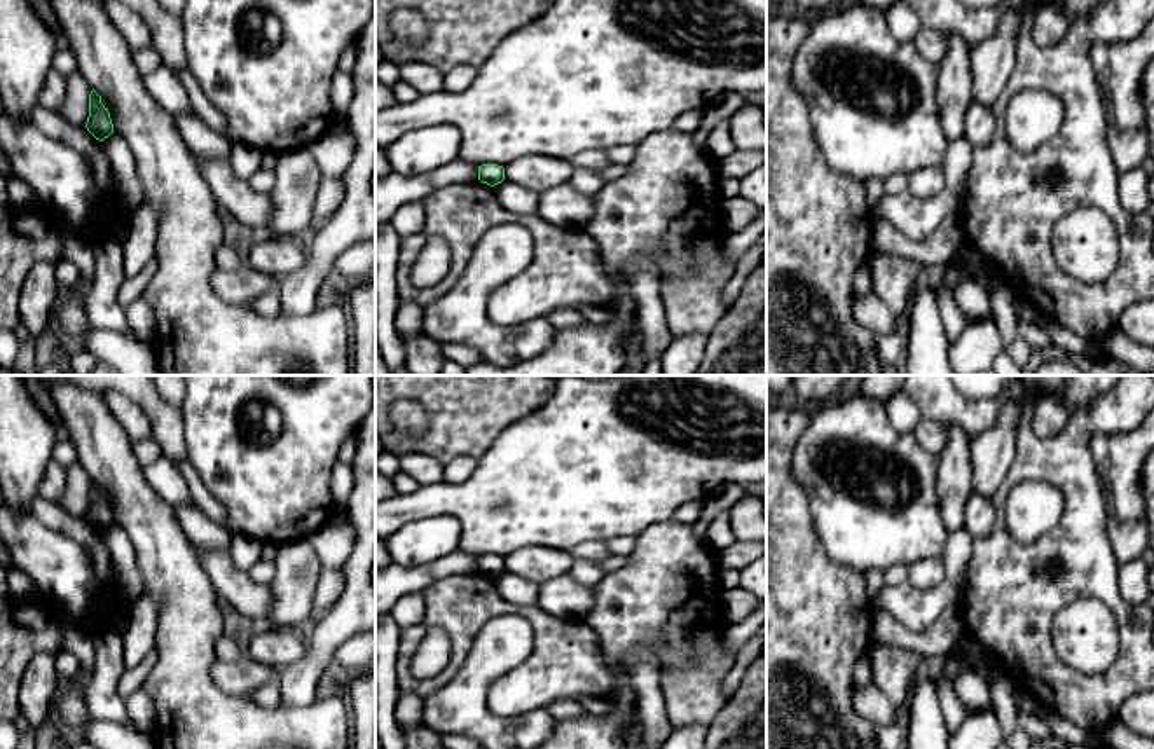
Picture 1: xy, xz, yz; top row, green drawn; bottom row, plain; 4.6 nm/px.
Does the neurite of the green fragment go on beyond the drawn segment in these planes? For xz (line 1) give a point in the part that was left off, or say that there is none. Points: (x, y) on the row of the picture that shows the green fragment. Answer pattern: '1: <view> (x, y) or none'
1: none

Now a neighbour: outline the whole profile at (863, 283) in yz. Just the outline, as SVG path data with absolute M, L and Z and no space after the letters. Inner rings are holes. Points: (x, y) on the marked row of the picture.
M862 264L854 274L854 293L855 297L873 293L873 279L868 264Z

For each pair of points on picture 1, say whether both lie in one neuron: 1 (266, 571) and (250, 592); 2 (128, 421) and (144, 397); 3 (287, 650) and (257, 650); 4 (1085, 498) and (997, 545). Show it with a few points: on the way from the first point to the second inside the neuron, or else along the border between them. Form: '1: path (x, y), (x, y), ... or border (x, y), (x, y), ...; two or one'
1: border (247, 573), (254, 582), (266, 585); two
2: border (121, 393), (144, 411), (154, 435); two
3: path (280, 650), (264, 650); one
4: path (1076, 524), (1048, 552), (1023, 552); one

